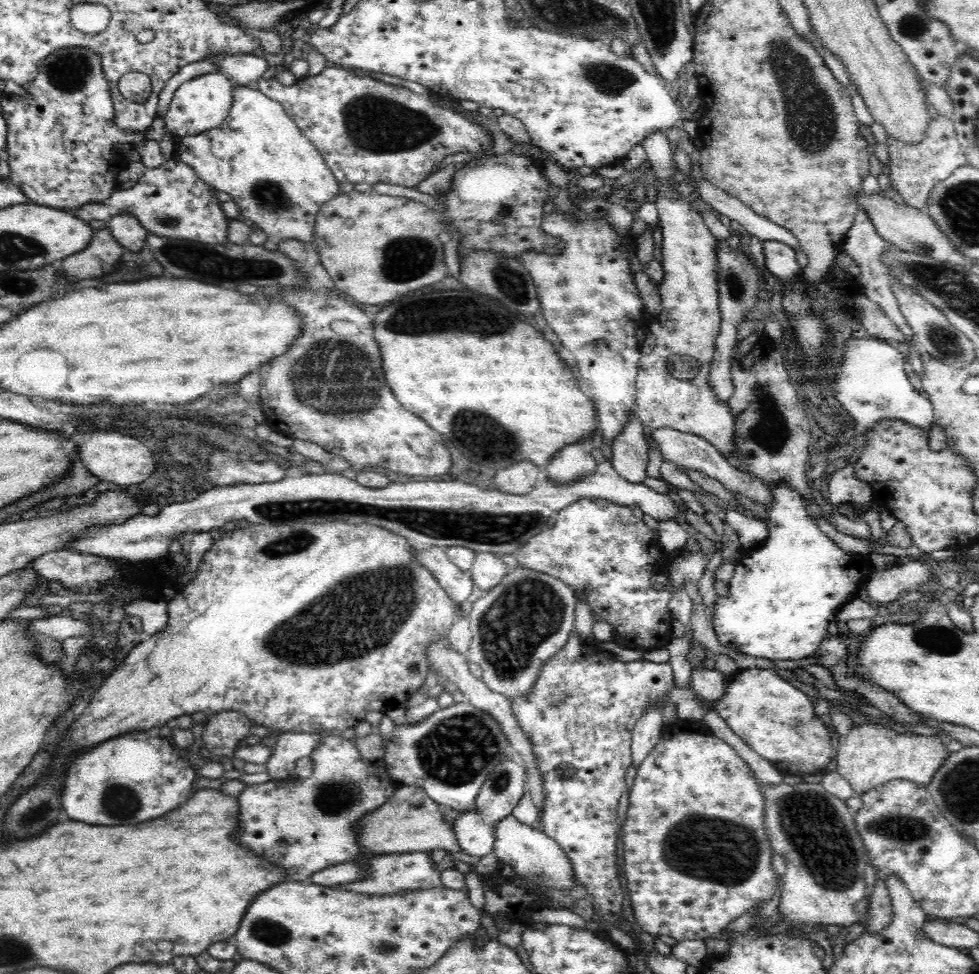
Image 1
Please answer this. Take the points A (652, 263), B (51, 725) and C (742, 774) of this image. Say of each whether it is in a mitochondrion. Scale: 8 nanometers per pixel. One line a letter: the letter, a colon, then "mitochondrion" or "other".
A: other
B: other
C: other

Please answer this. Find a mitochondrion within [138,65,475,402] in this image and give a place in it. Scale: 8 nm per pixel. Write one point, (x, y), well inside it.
(376, 123)

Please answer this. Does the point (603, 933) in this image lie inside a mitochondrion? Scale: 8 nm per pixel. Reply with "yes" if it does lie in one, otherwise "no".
no

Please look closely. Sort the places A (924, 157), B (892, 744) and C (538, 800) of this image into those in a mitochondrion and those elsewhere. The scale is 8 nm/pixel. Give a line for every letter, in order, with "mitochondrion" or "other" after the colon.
A: other
B: other
C: other

